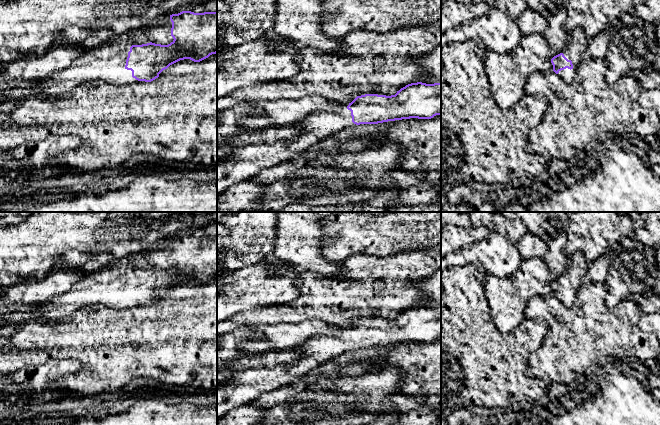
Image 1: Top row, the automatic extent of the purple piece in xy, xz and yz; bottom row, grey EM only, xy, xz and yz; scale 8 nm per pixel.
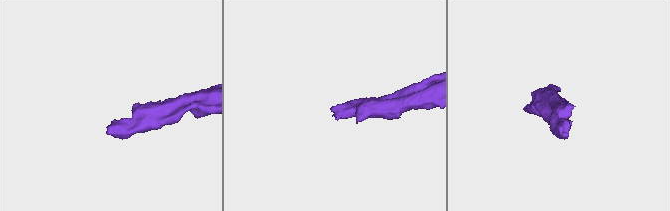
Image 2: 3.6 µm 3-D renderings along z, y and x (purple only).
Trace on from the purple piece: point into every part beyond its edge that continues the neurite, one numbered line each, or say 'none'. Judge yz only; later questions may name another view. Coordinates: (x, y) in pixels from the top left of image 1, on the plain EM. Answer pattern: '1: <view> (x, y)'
1: yz (576, 267)

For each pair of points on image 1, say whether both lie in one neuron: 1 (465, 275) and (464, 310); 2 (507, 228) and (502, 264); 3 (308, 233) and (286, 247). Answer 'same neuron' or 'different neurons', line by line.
1: same neuron
2: different neurons
3: same neuron

